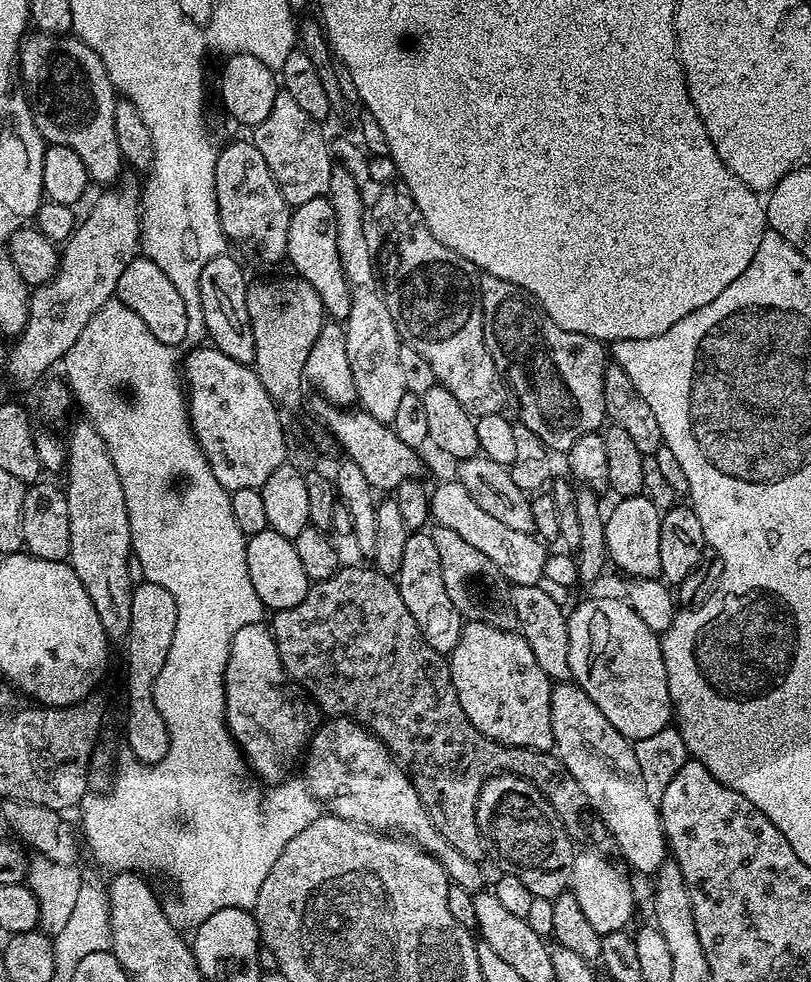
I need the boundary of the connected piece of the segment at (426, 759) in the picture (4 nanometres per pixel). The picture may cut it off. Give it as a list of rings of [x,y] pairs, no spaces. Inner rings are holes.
[[[342,566],[330,578],[315,581],[309,587],[306,598],[302,598],[302,602],[298,602],[298,606],[281,608],[273,615],[276,617],[270,620],[272,636],[275,638],[278,646],[278,658],[282,662],[284,669],[288,671],[289,677],[310,697],[311,703],[315,707],[317,704],[322,711],[328,712],[324,714],[327,714],[329,717],[348,716],[351,720],[357,720],[368,731],[375,734],[391,750],[392,755],[404,765],[409,778],[412,780],[414,790],[418,790],[418,798],[422,798],[422,806],[426,806],[426,814],[430,814],[430,822],[434,822],[434,826],[442,834],[442,838],[446,838],[446,842],[450,842],[450,846],[454,846],[454,850],[458,850],[458,854],[462,854],[468,860],[480,862],[485,859],[484,840],[480,836],[478,818],[476,817],[478,790],[488,777],[497,776],[500,772],[509,772],[515,776],[521,776],[529,780],[534,786],[538,786],[538,790],[548,799],[550,806],[554,806],[562,826],[568,831],[573,841],[607,841],[609,839],[608,829],[604,827],[600,817],[596,815],[592,805],[588,803],[588,796],[582,790],[582,786],[578,786],[574,774],[570,774],[570,770],[566,770],[566,766],[560,761],[560,757],[556,755],[555,751],[539,752],[533,748],[500,744],[496,740],[491,740],[486,734],[479,732],[474,726],[474,722],[470,722],[470,718],[466,718],[466,710],[462,710],[462,702],[458,702],[458,694],[454,690],[452,665],[446,659],[445,653],[434,650],[434,646],[430,646],[430,642],[426,642],[426,638],[422,638],[422,630],[418,630],[418,622],[414,622],[414,617],[410,615],[410,610],[406,610],[406,602],[402,602],[402,594],[398,590],[395,579],[382,574],[374,566],[367,567],[348,568],[348,566]]]

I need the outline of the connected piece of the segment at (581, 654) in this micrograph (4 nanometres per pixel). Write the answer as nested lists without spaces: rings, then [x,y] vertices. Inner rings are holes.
[[[604,596],[601,600],[584,600],[566,616],[568,624],[568,657],[571,679],[606,714],[606,722],[633,742],[656,734],[673,723],[672,699],[666,678],[666,662],[662,658],[660,636],[639,617],[627,599],[615,600]]]

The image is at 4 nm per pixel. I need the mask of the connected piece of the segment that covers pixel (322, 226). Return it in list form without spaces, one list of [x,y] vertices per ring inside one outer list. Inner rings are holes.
[[[314,198],[314,202],[302,202],[292,208],[286,260],[292,263],[291,271],[310,282],[318,292],[325,313],[333,321],[344,322],[350,314],[350,290],[347,289],[342,262],[339,261],[338,222],[335,220],[334,206],[328,198]]]

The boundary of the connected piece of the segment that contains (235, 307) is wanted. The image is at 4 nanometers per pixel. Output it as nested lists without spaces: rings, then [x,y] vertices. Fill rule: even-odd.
[[[229,254],[210,258],[200,275],[200,301],[204,315],[204,331],[207,339],[226,358],[249,366],[255,362],[254,330],[251,328],[250,315],[247,314],[247,290],[249,281],[244,280],[244,268]]]

